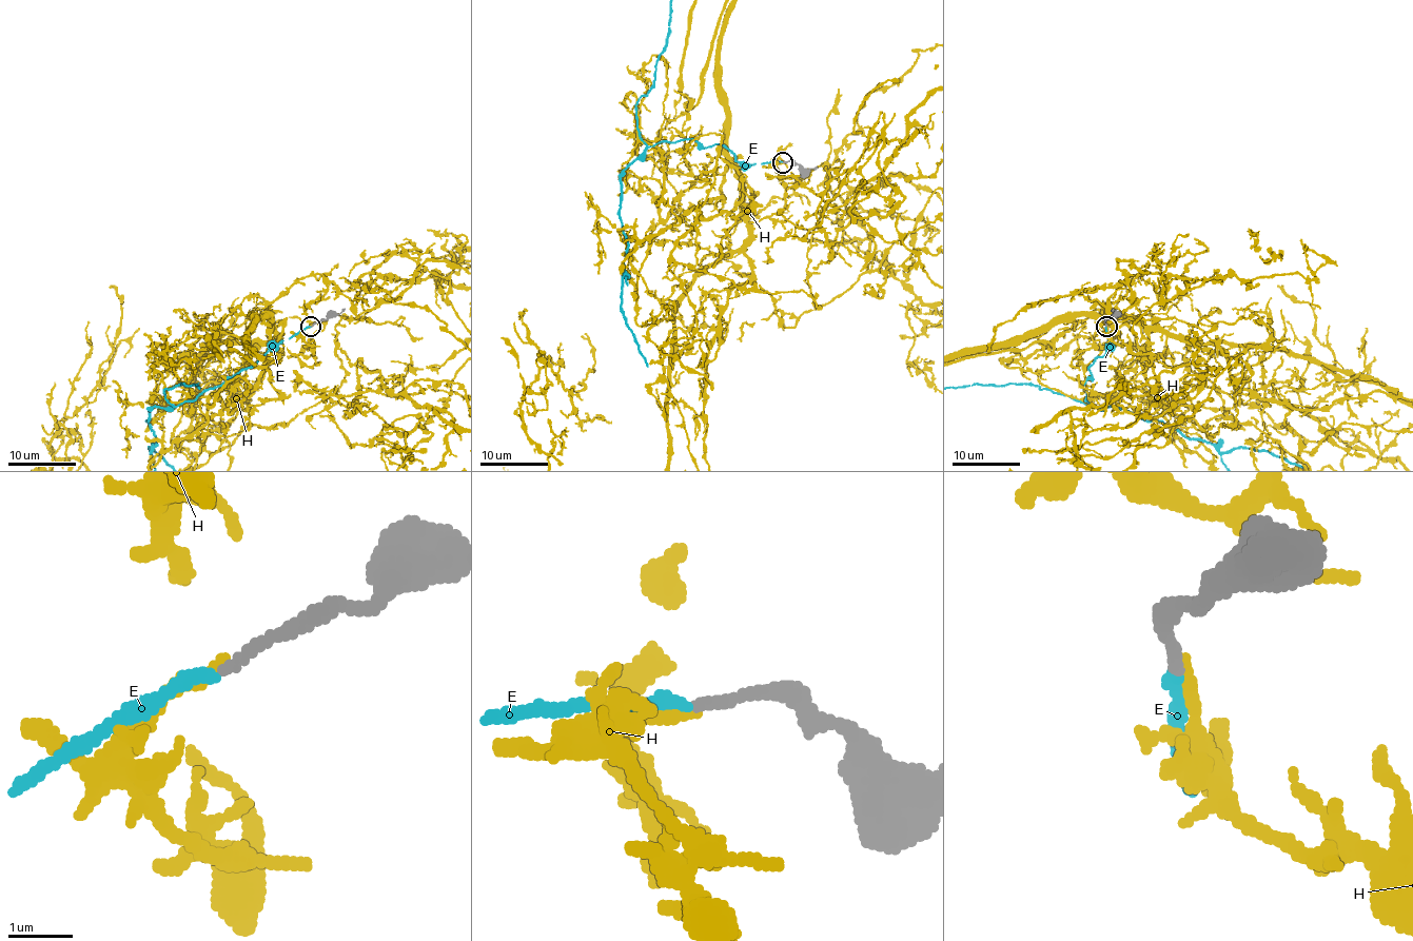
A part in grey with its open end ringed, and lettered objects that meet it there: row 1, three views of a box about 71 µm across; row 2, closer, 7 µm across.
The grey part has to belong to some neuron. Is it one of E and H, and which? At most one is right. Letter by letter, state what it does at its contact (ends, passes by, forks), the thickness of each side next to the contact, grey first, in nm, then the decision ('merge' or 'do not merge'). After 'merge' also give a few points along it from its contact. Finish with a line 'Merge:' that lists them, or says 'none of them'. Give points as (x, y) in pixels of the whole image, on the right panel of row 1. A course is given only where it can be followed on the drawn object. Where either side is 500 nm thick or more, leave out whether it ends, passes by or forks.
E: it ends | 160/200 nm | merge
H: it ends | 170/190 nm | do not merge
Merge: E

